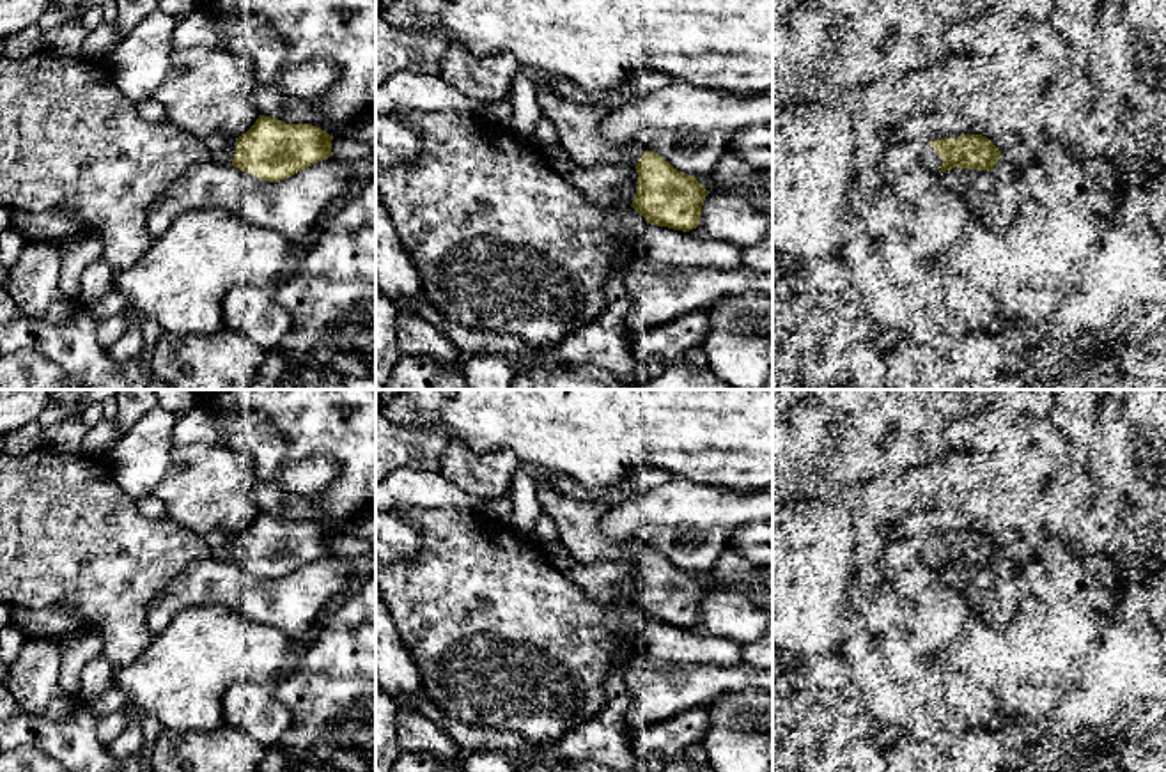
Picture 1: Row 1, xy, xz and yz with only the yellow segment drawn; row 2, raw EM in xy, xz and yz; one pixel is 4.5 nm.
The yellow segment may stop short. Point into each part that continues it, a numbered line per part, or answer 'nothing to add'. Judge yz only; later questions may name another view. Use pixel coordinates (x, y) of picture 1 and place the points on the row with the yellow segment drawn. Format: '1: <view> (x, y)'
1: yz (929, 158)

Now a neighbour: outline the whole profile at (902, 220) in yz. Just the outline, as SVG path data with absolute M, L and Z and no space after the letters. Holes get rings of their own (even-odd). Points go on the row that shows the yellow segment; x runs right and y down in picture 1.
M881 188L874 198L881 216L886 221L886 228L909 234L914 218L913 204L900 202L888 188Z

